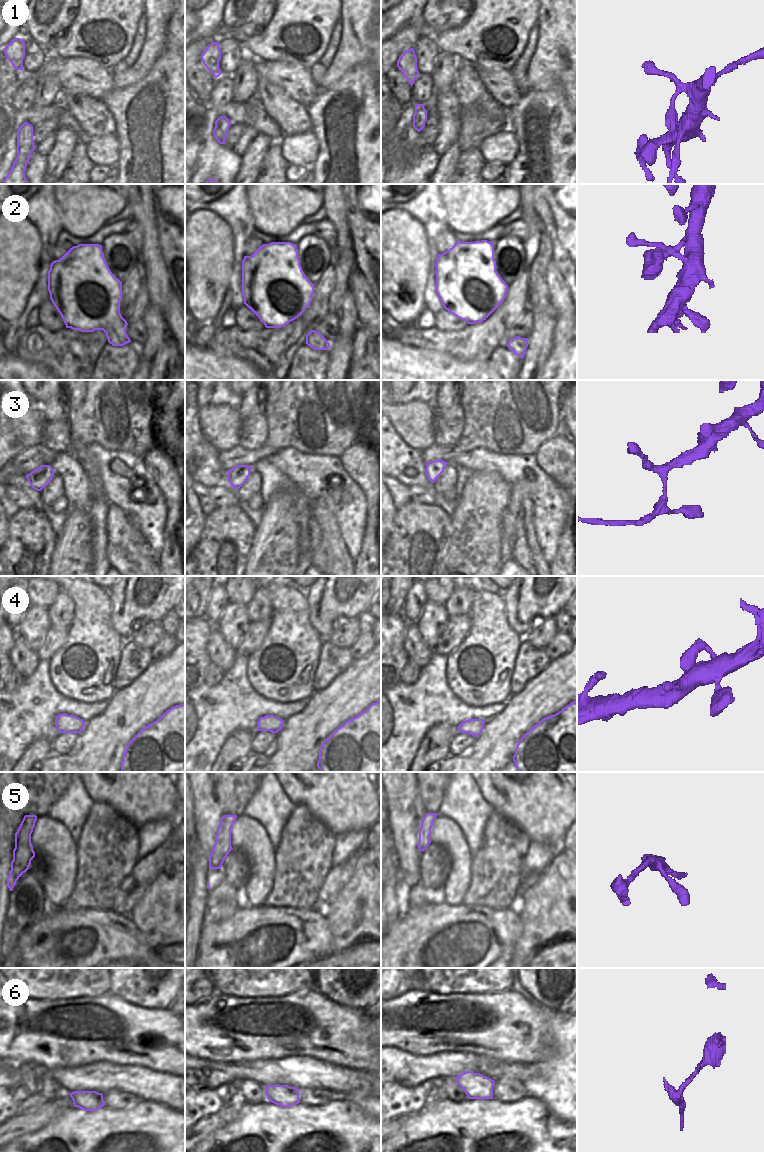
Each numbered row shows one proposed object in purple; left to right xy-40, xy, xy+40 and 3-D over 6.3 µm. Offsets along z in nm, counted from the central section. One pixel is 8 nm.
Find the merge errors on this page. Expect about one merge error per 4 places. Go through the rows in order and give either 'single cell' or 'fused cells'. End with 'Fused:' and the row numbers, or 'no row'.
1: single cell
2: single cell
3: single cell
4: single cell
5: single cell
6: single cell
Fused: no row

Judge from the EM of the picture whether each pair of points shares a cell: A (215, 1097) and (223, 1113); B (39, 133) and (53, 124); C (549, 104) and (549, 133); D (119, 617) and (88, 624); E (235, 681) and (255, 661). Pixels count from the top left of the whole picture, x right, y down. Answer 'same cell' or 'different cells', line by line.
A: different cells
B: same cell
C: same cell
D: different cells
E: different cells

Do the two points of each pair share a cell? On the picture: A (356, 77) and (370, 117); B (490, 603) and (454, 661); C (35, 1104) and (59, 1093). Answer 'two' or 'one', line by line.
A: one
B: one
C: two

